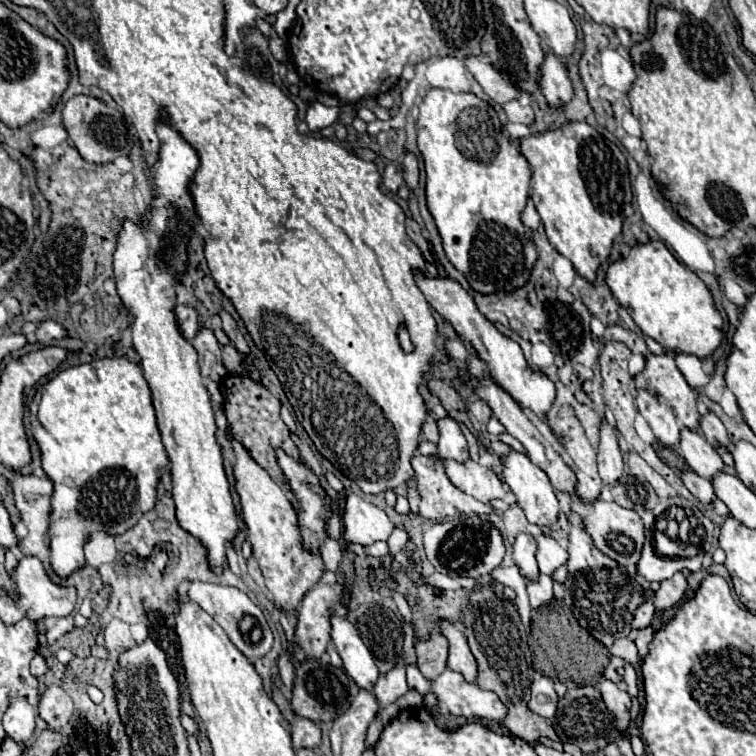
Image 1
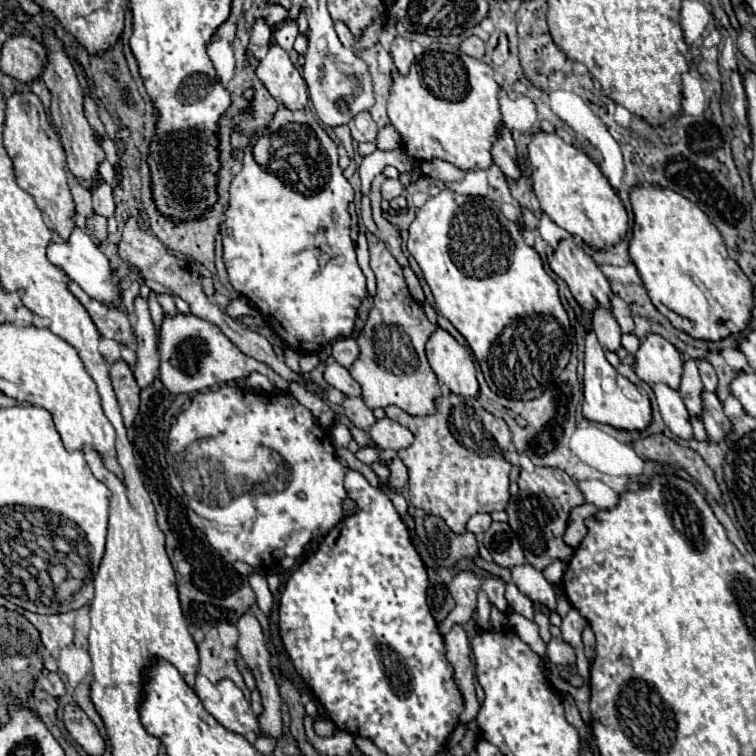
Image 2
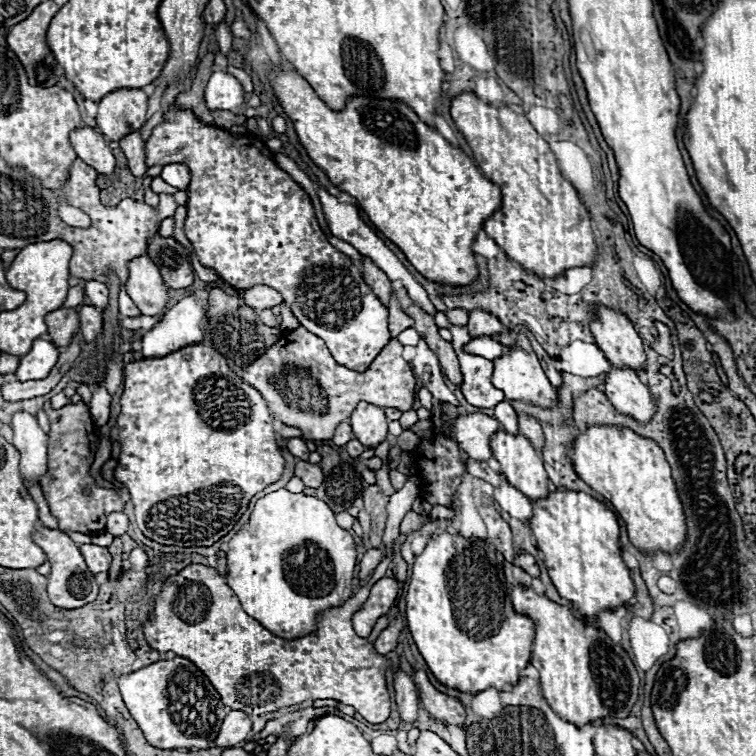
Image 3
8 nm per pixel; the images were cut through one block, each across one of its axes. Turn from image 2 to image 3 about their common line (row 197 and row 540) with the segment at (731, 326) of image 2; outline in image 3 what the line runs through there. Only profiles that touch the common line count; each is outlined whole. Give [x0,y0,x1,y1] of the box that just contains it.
[568,426,686,554]

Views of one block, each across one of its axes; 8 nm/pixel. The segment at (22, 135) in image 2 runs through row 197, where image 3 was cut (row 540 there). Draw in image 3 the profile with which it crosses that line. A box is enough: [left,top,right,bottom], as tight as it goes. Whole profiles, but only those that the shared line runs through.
[32,526,98,608]

